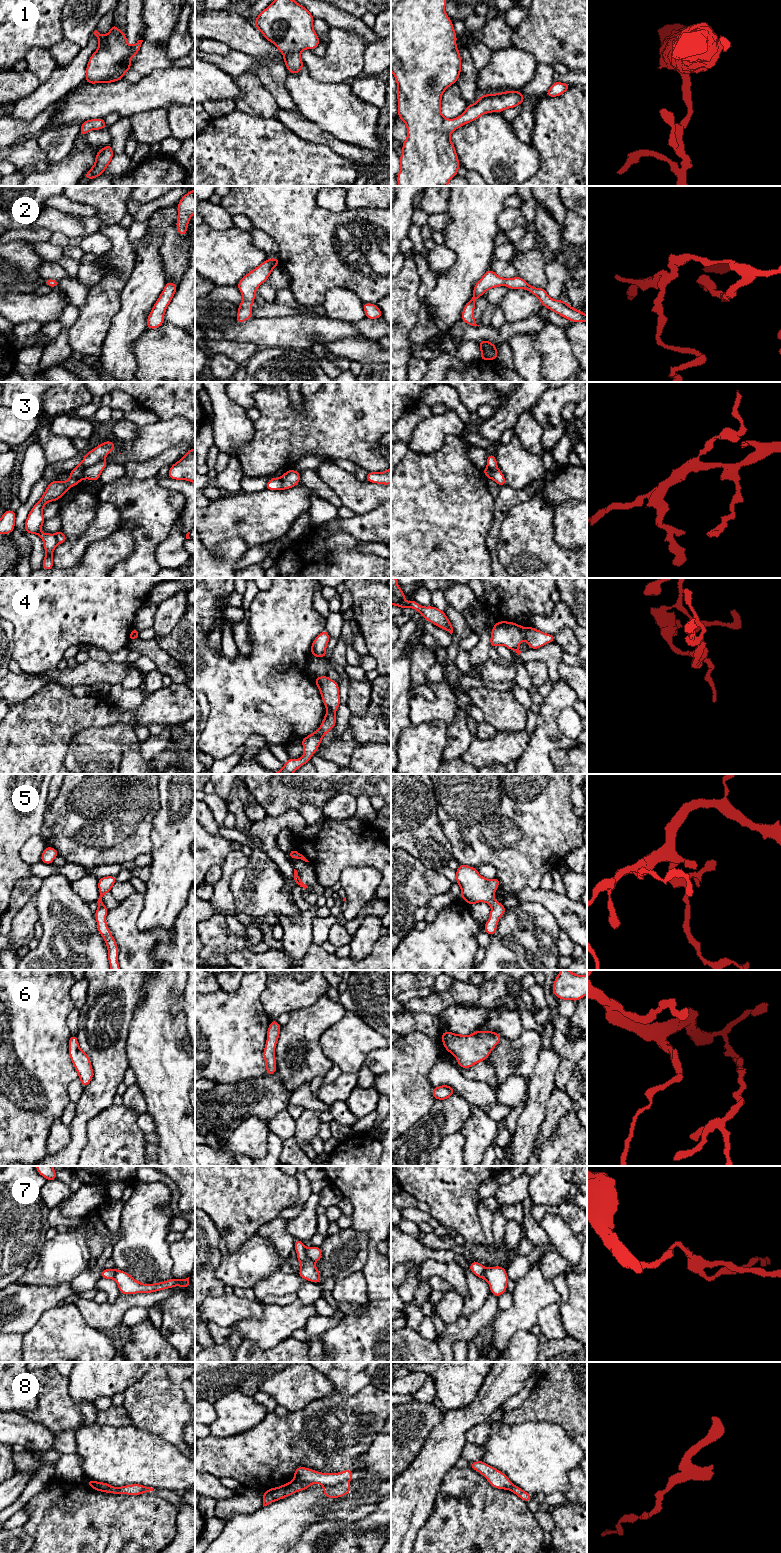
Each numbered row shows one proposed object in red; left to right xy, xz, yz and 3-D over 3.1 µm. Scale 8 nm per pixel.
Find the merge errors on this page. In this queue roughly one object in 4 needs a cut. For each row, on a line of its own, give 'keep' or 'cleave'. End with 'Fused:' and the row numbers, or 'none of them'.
1: keep
2: keep
3: cleave
4: cleave
5: keep
6: keep
7: keep
8: keep
Fused: 3, 4

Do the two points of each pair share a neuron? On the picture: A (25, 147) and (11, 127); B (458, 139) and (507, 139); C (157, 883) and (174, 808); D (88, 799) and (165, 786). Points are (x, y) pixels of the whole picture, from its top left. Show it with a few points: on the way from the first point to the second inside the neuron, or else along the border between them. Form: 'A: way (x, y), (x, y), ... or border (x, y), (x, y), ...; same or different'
A: border (36, 135), (25, 137), (10, 146); different
B: way (470, 139), (495, 139); same
C: way (171, 864), (171, 827); same
D: border (157, 784), (159, 792), (158, 811); different

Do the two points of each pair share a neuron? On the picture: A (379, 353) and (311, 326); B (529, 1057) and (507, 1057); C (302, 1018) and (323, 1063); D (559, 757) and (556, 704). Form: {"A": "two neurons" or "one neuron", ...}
{"A": "two neurons", "B": "one neuron", "C": "one neuron", "D": "two neurons"}

